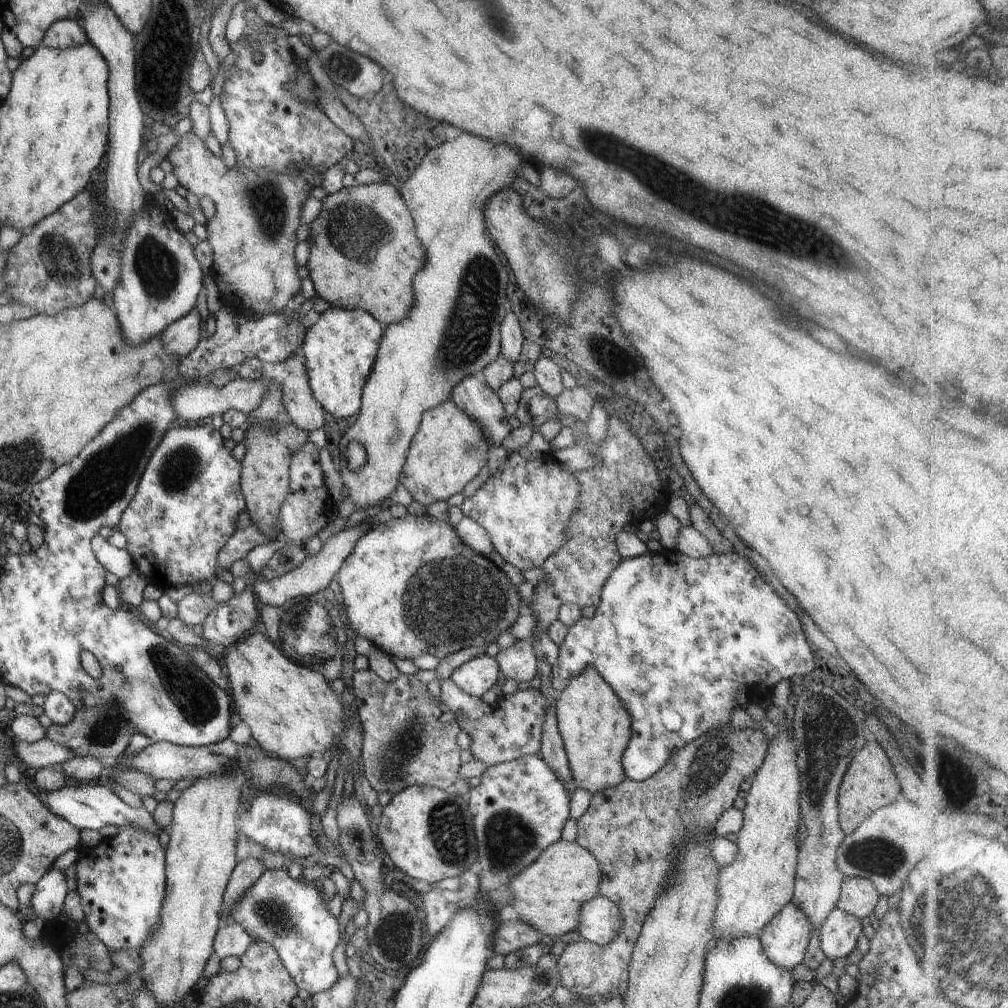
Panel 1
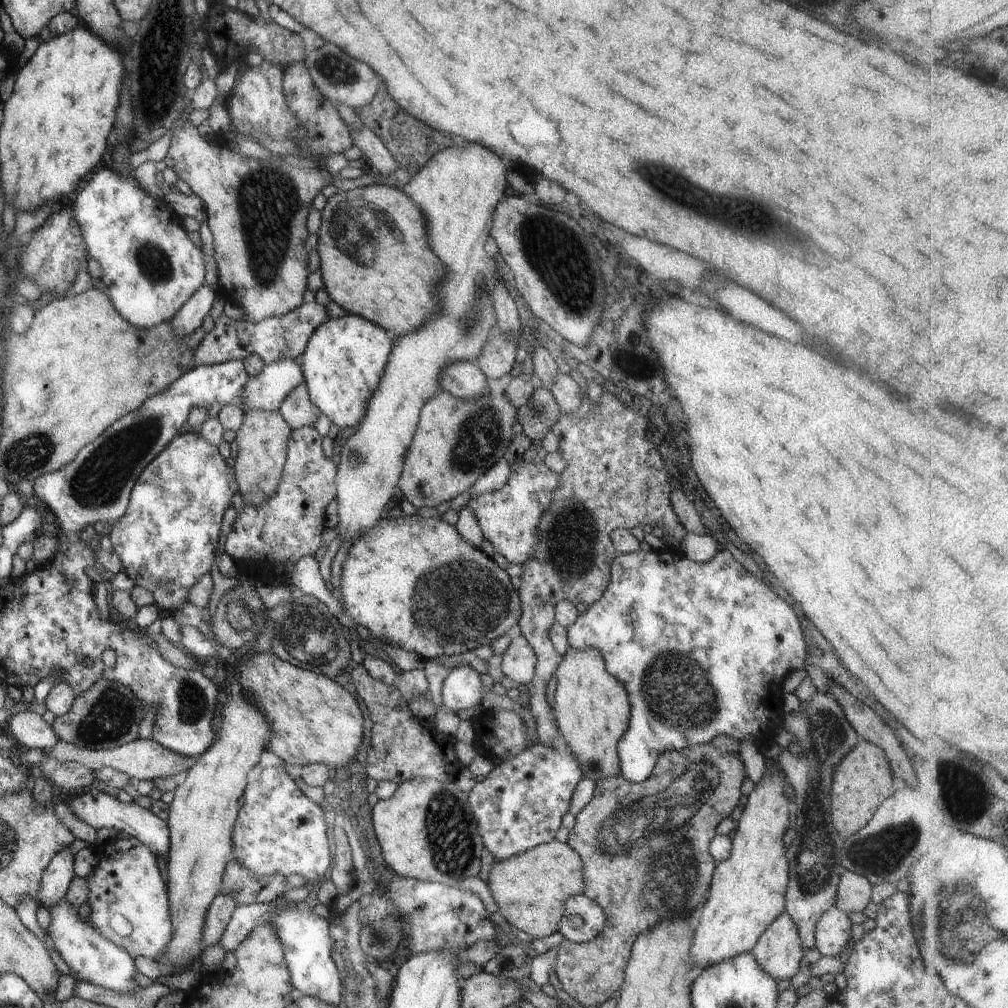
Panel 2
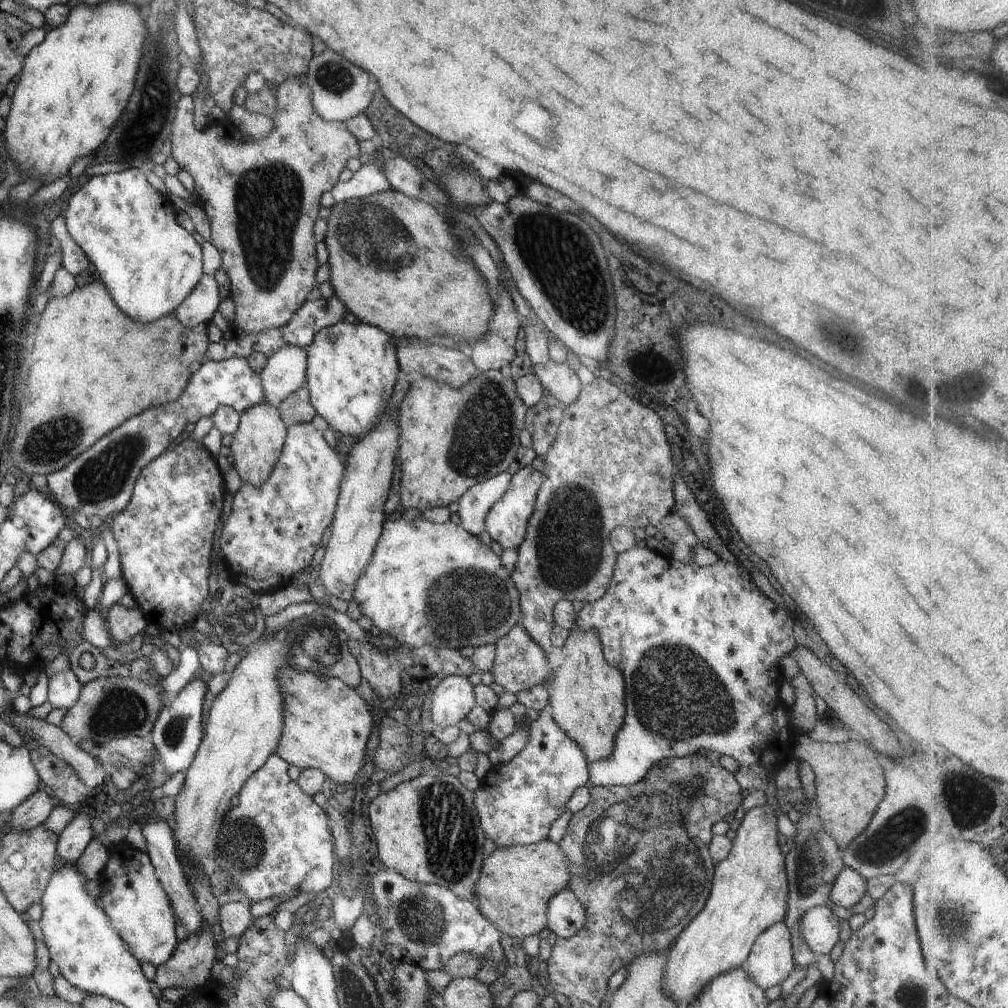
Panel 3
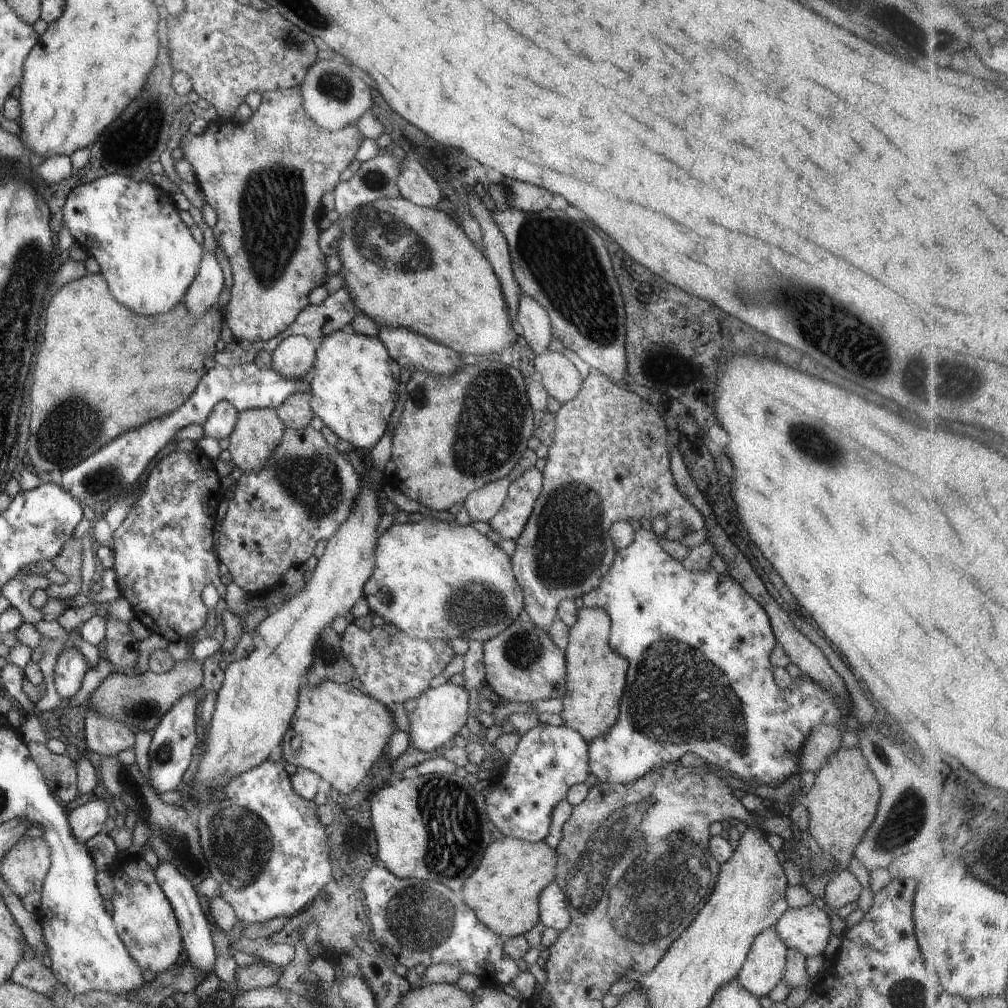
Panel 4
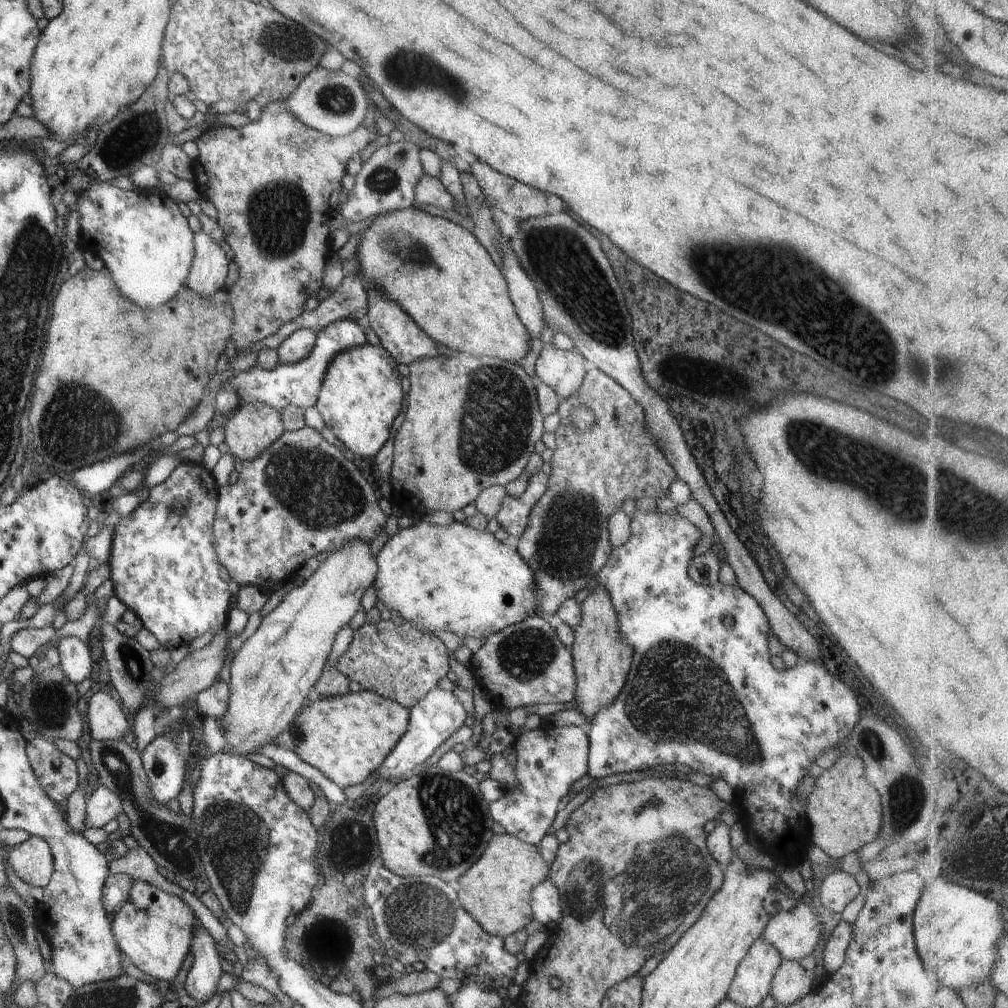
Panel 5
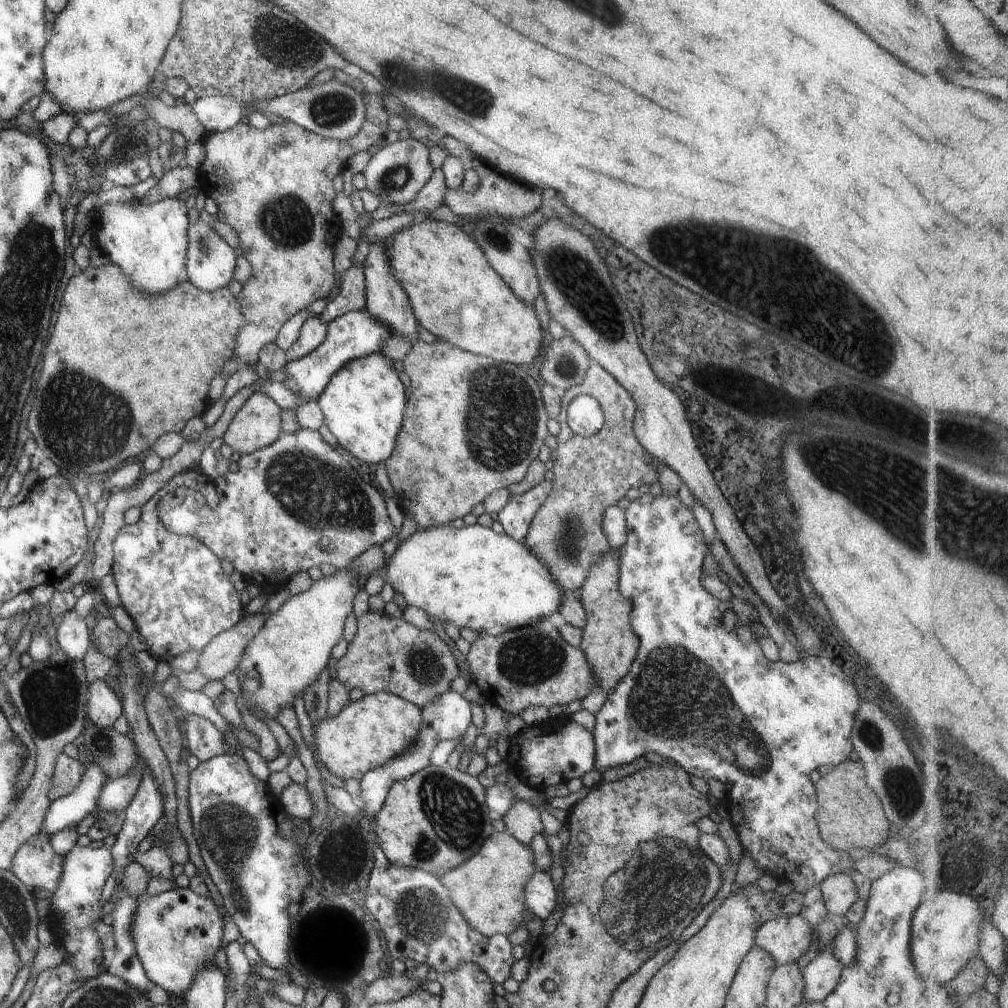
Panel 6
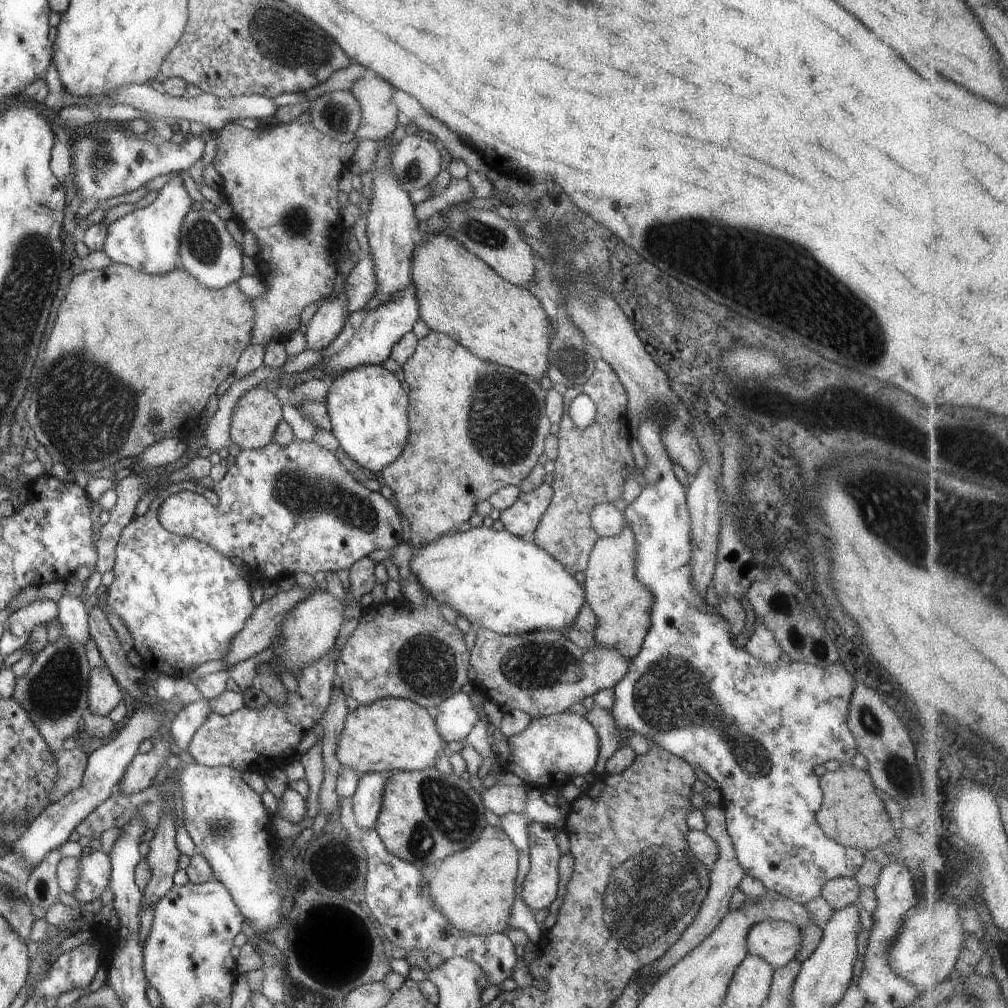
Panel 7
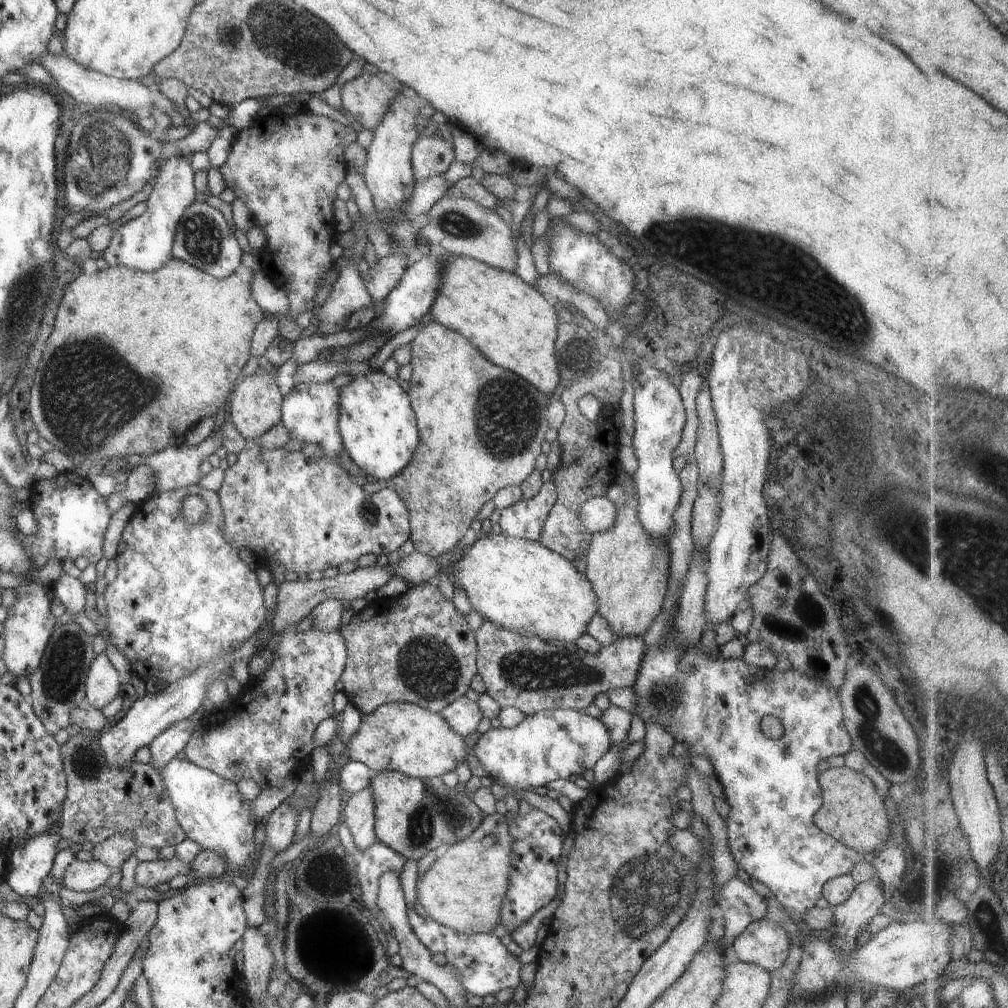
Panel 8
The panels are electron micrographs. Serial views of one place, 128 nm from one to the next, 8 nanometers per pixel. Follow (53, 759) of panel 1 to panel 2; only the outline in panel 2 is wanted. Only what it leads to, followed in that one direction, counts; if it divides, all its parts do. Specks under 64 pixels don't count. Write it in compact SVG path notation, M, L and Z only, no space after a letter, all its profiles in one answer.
M134 739L133 741L124 743L113 749L87 749L72 743L60 742L58 746L48 747L43 750L44 758L57 758L59 761L76 761L93 771L101 768L113 768L114 770L123 772L132 778L133 781L153 780L158 777L182 777L187 770L197 762L196 757L184 756L180 753L171 751L169 748L162 746L159 742L151 739Z

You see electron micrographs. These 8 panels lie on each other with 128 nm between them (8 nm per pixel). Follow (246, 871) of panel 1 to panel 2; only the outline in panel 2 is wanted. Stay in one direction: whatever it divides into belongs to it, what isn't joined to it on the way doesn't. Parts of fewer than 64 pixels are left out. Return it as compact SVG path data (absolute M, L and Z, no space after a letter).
M219 894L209 906L205 918L205 928L203 929L203 941L201 949L208 945L216 945L229 923L236 907L241 904L234 897L228 894Z

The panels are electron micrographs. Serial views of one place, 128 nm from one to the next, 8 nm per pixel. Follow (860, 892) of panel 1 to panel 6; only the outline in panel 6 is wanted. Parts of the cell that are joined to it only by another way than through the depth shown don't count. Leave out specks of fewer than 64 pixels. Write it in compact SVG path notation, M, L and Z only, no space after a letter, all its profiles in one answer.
M845 872L828 875L819 887L825 907L831 914L845 914L858 897L856 883Z

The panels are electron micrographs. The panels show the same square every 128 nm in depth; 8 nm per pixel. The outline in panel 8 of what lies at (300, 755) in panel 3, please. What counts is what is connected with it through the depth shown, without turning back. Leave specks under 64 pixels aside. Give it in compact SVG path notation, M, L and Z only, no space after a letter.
M387 702L378 706L373 713L361 717L359 729L345 744L345 749L350 761L360 761L377 773L398 771L409 777L427 779L441 777L448 771L454 771L460 761L466 761L464 737L453 731L440 713L432 712L414 703Z

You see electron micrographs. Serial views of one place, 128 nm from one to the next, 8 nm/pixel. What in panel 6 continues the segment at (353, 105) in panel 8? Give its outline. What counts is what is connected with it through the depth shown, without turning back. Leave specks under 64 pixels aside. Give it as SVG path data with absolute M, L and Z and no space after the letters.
M376 91L368 92L366 96L363 96L363 101L365 102L366 114L365 121L362 128L349 139L346 140L336 140L331 138L326 138L316 133L310 132L300 125L293 123L292 121L282 121L282 123L274 124L271 123L270 126L264 129L259 129L250 125L250 123L238 122L234 126L228 127L223 131L212 131L207 132L203 137L202 143L205 148L206 156L201 162L200 168L198 169L198 184L199 189L205 193L206 196L210 196L217 203L217 219L230 224L238 234L240 239L239 248L243 250L243 256L250 262L253 271L251 272L250 278L246 283L243 284L243 289L236 295L238 299L238 304L240 305L240 310L242 311L245 323L241 326L238 331L234 354L238 359L240 364L246 365L257 365L259 362L259 349L267 344L274 343L276 336L278 336L278 331L282 328L284 322L289 318L292 318L294 314L299 312L308 306L317 306L322 304L326 300L328 293L334 285L334 275L336 274L336 269L334 266L334 245L339 239L339 236L343 232L342 219L336 215L334 208L332 207L332 200L336 196L336 190L334 189L334 184L332 180L343 172L346 161L353 154L366 150L372 144L375 144L384 134L388 132L387 120L389 115L385 110L385 105L383 104L382 97Z

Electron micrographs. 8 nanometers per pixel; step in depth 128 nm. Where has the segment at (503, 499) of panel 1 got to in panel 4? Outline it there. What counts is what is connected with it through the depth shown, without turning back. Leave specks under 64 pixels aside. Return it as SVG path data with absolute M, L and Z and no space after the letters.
M535 467L528 470L518 480L511 482L506 501L500 512L488 524L510 545L522 534L536 500L542 492L543 472Z

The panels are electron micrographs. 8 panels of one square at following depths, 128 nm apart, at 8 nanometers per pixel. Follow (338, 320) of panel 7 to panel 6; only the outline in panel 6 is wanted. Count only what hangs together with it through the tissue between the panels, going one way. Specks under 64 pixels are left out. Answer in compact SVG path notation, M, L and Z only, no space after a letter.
M316 313L309 316L302 325L298 339L285 350L287 360L293 361L306 356L322 343L327 333L327 324L323 323Z

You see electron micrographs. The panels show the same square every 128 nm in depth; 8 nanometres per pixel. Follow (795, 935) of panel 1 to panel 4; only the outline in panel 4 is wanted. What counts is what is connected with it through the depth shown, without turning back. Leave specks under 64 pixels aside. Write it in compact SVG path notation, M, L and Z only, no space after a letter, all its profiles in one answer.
M775 926L766 928L756 936L748 957L736 976L738 984L754 994L754 998L769 996L784 977L787 948L774 928Z

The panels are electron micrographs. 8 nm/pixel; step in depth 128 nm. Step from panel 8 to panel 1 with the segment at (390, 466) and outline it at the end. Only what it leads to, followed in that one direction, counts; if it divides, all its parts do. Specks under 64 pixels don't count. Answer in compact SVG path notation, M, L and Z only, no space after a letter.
M329 307L320 315L318 321L305 330L302 346L306 358L305 371L313 392L313 397L322 404L326 412L336 418L351 417L361 409L361 398L366 379L373 369L384 325L364 309L343 309Z

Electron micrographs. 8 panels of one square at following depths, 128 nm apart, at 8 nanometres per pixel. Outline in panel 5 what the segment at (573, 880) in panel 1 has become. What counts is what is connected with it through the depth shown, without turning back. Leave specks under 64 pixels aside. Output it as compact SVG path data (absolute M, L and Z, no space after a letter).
M509 833L493 834L486 850L484 850L484 854L455 883L457 898L460 905L482 926L487 934L506 939L510 934L525 928L526 924L533 920L530 892L538 882L546 880L548 873L549 868L546 866L546 862L540 855L536 845L527 844Z

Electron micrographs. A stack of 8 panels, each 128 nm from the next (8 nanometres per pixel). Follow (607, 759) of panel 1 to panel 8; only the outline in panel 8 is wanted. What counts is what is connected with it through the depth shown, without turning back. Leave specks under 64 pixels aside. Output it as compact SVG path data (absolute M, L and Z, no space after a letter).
M620 469L616 482L622 485L627 495L625 505L617 508L616 522L608 530L593 533L586 554L585 575L598 597L598 610L618 640L626 637L643 637L651 622L663 609L669 581L670 552L668 543L660 543L651 537L638 520L637 491L626 487L630 478Z

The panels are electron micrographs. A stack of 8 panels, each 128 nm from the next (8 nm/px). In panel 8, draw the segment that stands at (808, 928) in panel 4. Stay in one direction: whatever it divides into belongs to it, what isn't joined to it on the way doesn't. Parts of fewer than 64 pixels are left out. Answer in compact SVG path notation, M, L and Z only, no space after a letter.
M764 918L754 921L734 939L730 954L771 973L786 962L790 947L789 934L775 920Z

